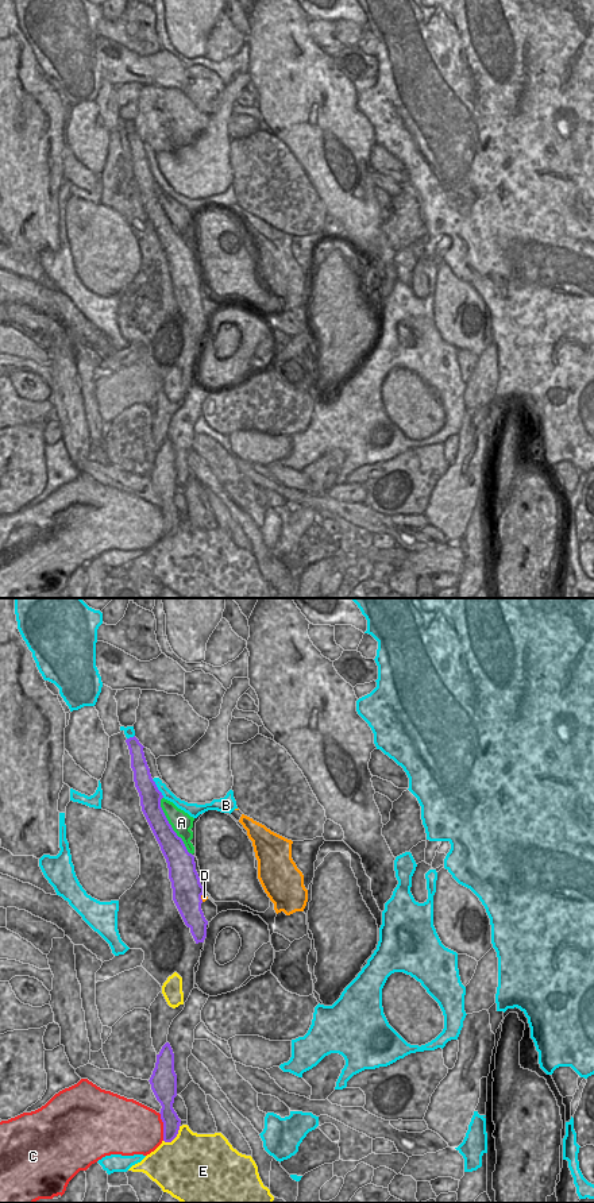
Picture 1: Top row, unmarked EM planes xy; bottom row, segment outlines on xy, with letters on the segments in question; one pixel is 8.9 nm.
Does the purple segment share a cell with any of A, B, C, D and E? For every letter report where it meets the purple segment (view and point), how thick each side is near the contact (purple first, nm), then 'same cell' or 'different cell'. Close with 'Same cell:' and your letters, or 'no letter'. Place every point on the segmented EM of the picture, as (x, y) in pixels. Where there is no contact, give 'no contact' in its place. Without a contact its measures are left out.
A: xy (170, 826) | 220/190 nm | different cell
B: xy (157, 789) | 190/90 nm | different cell
C: xy (164, 1126) | 150/460 nm | different cell
D: xy (200, 897) | 260/50 nm | different cell
E: xy (176, 1136) | 150/480 nm | different cell
Same cell: no letter

